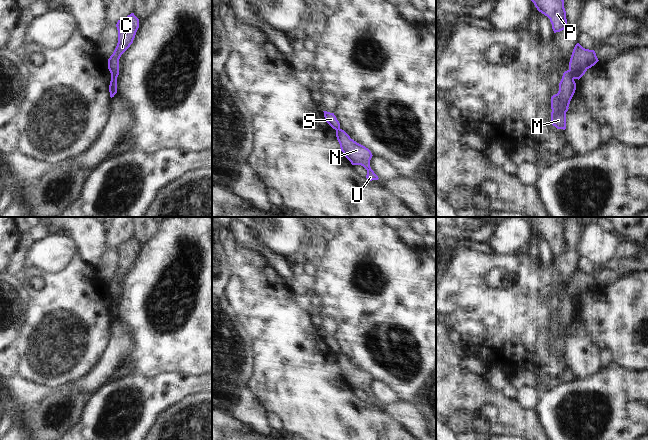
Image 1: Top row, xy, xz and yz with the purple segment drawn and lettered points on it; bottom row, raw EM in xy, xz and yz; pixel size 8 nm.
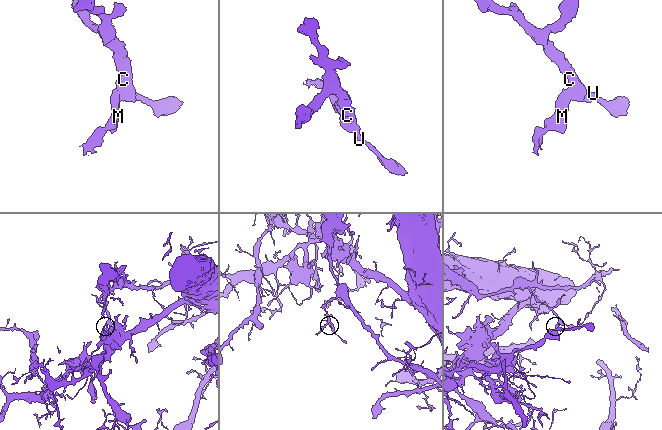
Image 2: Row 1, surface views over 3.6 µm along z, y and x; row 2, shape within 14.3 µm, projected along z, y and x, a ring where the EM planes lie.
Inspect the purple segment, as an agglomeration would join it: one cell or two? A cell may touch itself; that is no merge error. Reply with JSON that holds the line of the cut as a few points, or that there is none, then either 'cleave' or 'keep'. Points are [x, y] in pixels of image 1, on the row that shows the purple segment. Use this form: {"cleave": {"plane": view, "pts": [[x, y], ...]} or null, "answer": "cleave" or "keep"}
{"cleave": {"plane": "yz", "pts": [[568, 70], [574, 78]]}, "answer": "cleave"}

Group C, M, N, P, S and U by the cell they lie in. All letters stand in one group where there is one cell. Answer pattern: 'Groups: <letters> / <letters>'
Groups: C N P U / M S

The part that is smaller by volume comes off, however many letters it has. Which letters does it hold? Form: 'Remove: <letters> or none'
Remove: M, S

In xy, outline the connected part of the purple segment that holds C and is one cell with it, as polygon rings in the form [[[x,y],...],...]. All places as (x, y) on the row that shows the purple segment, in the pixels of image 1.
[[[131,13],[127,17],[118,20],[116,27],[118,30],[118,43],[113,54],[108,59],[108,69],[117,80],[119,75],[119,59],[133,43],[139,28],[139,19],[134,13]]]

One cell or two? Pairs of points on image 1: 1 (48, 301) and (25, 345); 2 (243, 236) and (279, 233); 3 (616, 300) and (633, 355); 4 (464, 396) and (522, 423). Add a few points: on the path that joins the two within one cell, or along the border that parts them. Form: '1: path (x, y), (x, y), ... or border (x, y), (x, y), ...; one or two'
1: path (48, 312), (48, 322), (36, 334); one
2: border (247, 227), (259, 241), (273, 250); two
3: path (630, 314), (631, 341); one
4: path (478, 396), (497, 398), (508, 409); one

